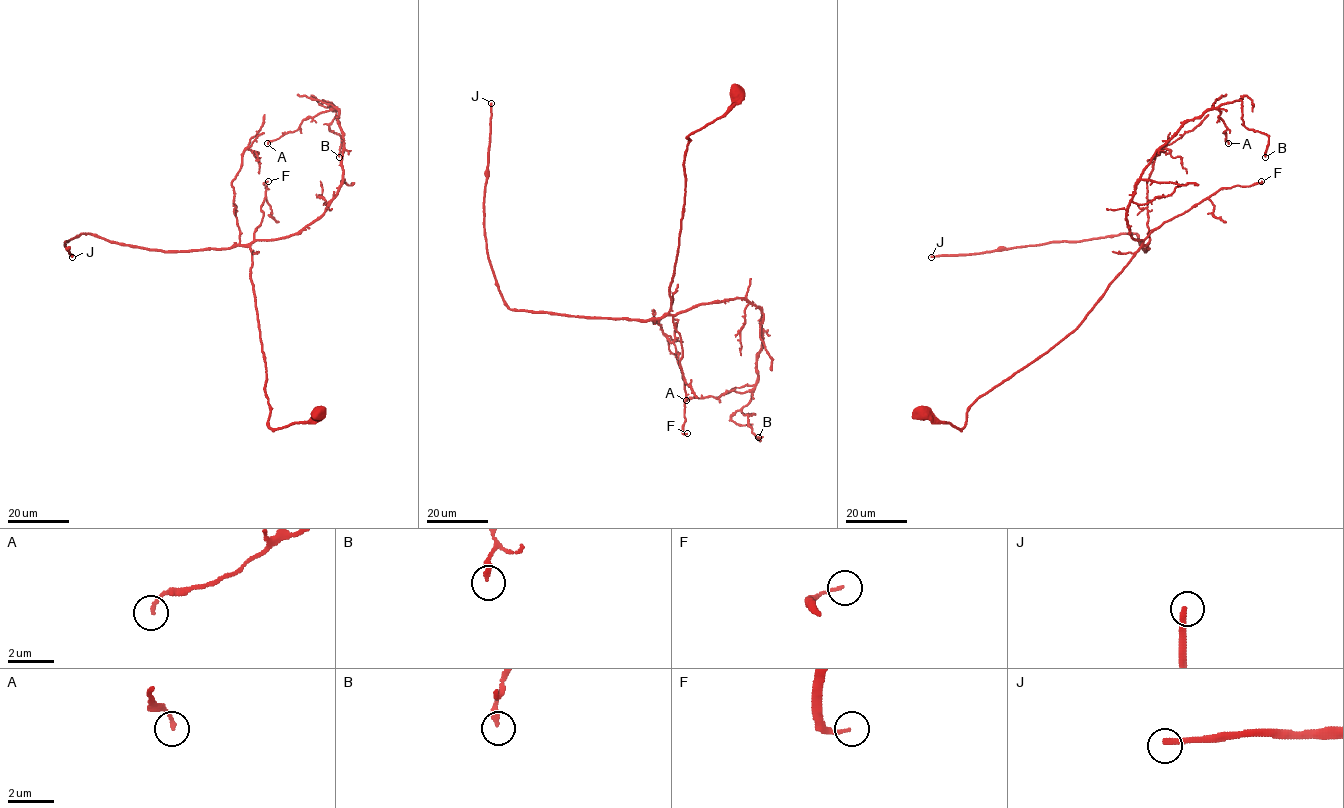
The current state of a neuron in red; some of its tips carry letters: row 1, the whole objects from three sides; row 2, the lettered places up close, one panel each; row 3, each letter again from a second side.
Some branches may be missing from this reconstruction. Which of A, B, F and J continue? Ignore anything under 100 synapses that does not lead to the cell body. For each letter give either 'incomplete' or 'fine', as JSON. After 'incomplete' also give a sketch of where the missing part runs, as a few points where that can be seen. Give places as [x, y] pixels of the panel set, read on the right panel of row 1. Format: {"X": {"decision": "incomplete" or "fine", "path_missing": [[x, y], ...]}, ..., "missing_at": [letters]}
{"A": {"decision": "fine"}, "B": {"decision": "fine"}, "F": {"decision": "fine"}, "J": {"decision": "incomplete"}, "missing_at": ["J"]}

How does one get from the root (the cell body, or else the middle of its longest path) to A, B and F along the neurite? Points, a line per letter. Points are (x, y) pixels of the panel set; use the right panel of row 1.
A: (922, 416), (961, 429), (979, 398), (1077, 327), (1143, 243), (1127, 207), (1185, 123), (1217, 109), (1228, 143)
B: (922, 416), (961, 429), (1077, 327), (1143, 243), (1127, 207), (1185, 123), (1241, 100), (1265, 157)
F: (922, 416), (961, 429), (979, 398), (1077, 327), (1151, 232), (1222, 188), (1261, 181)

